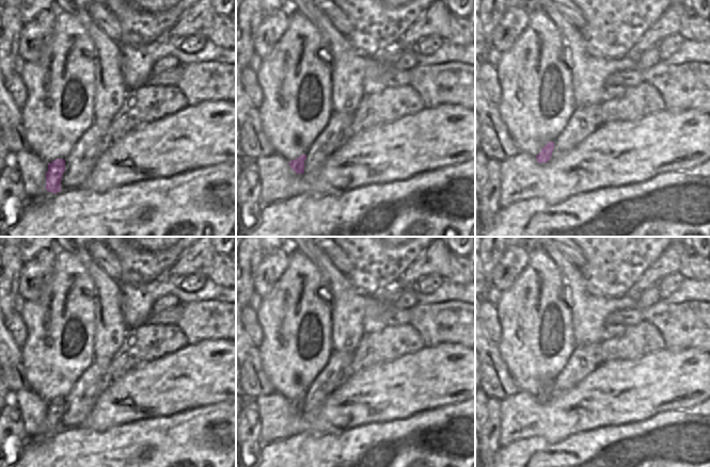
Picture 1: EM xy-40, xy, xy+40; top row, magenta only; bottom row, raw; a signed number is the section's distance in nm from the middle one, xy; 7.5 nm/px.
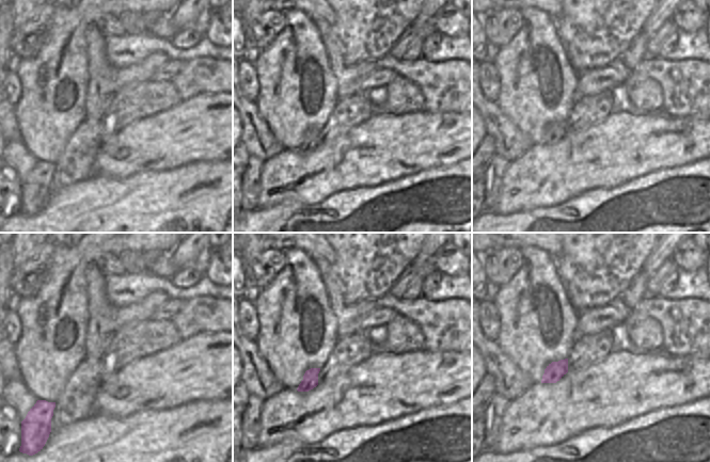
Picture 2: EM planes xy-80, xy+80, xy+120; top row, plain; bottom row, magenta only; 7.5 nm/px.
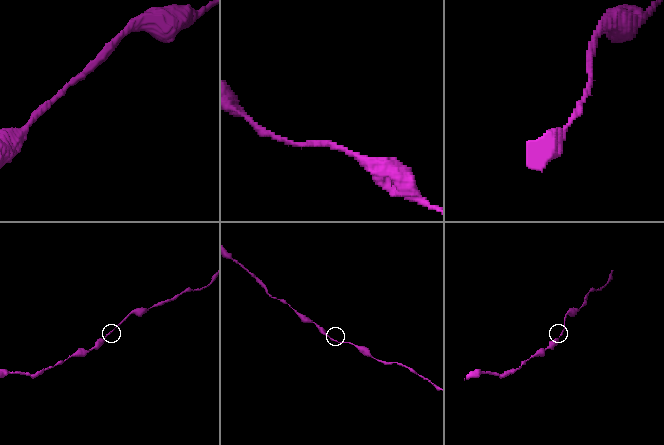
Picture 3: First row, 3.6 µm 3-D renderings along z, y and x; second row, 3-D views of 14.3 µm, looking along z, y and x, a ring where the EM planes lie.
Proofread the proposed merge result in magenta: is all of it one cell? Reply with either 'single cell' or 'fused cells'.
single cell

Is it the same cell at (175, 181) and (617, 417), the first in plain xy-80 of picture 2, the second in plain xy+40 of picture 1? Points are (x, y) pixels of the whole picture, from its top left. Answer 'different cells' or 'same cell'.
different cells

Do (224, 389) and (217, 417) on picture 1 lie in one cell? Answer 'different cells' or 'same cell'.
different cells

